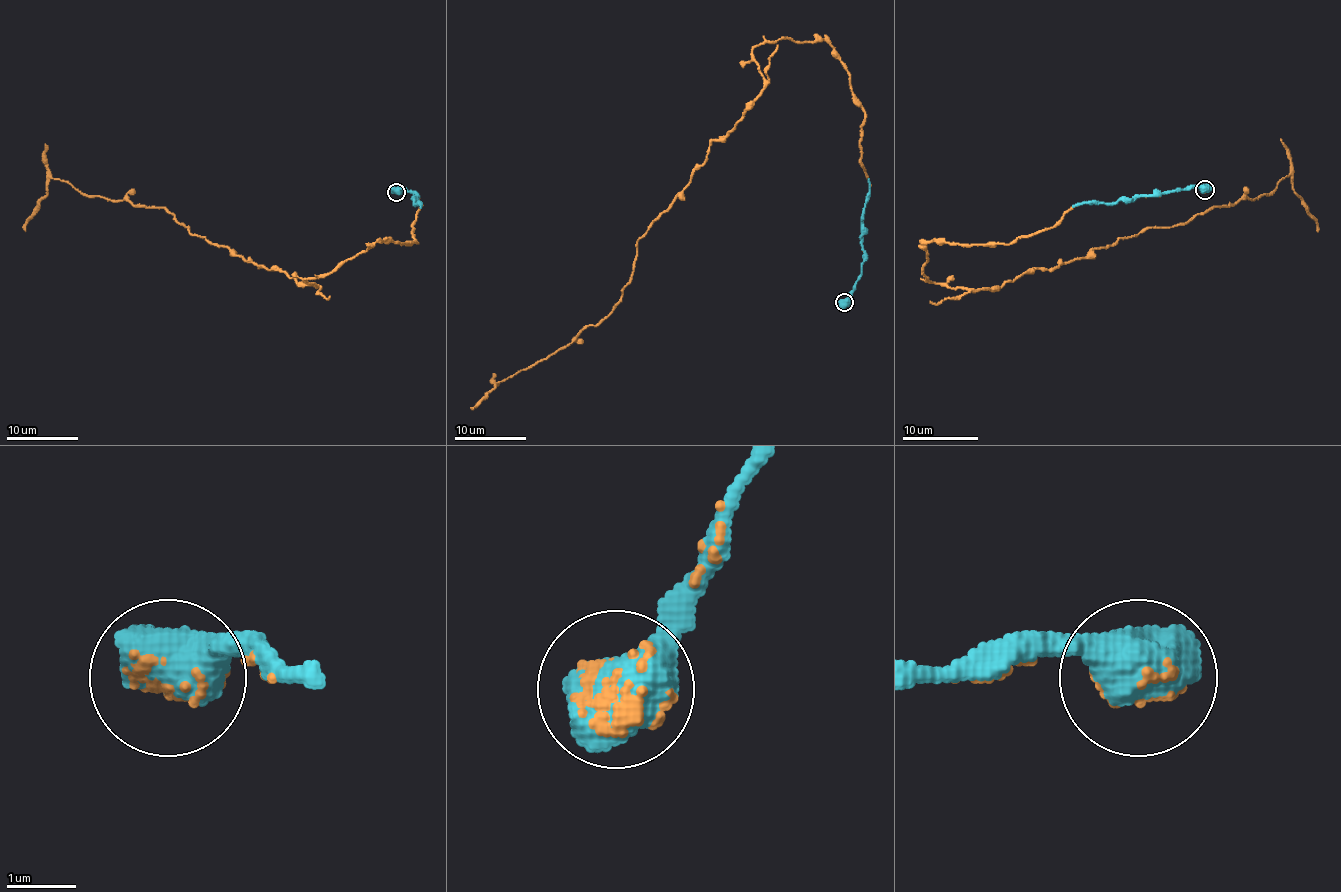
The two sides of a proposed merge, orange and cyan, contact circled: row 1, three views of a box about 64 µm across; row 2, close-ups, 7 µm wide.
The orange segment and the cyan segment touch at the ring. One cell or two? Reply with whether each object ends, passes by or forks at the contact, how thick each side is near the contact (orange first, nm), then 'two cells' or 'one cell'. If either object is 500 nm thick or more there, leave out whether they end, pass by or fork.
calibres 200 and 950 nm; one cell

